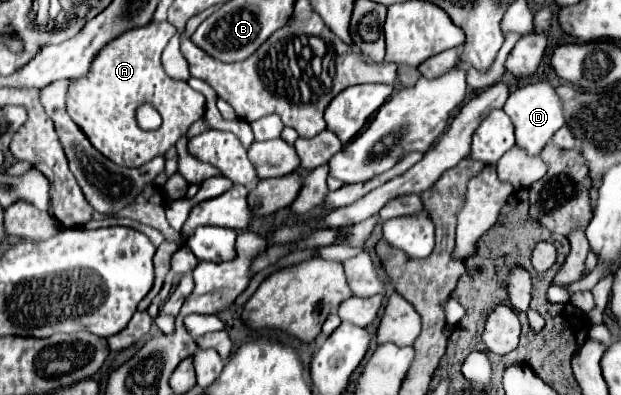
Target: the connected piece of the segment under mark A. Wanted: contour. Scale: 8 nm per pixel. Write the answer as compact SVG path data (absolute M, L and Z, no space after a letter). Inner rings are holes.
M150 22L148 26L129 30L115 38L98 54L88 80L74 80L66 96L70 118L84 130L92 146L117 165L136 168L150 158L164 154L190 128L192 122L204 116L204 96L192 90L186 82L170 78L160 62L162 50L174 36L176 28L170 22ZM150 102L162 114L162 126L144 132L136 126L134 112L138 104Z

